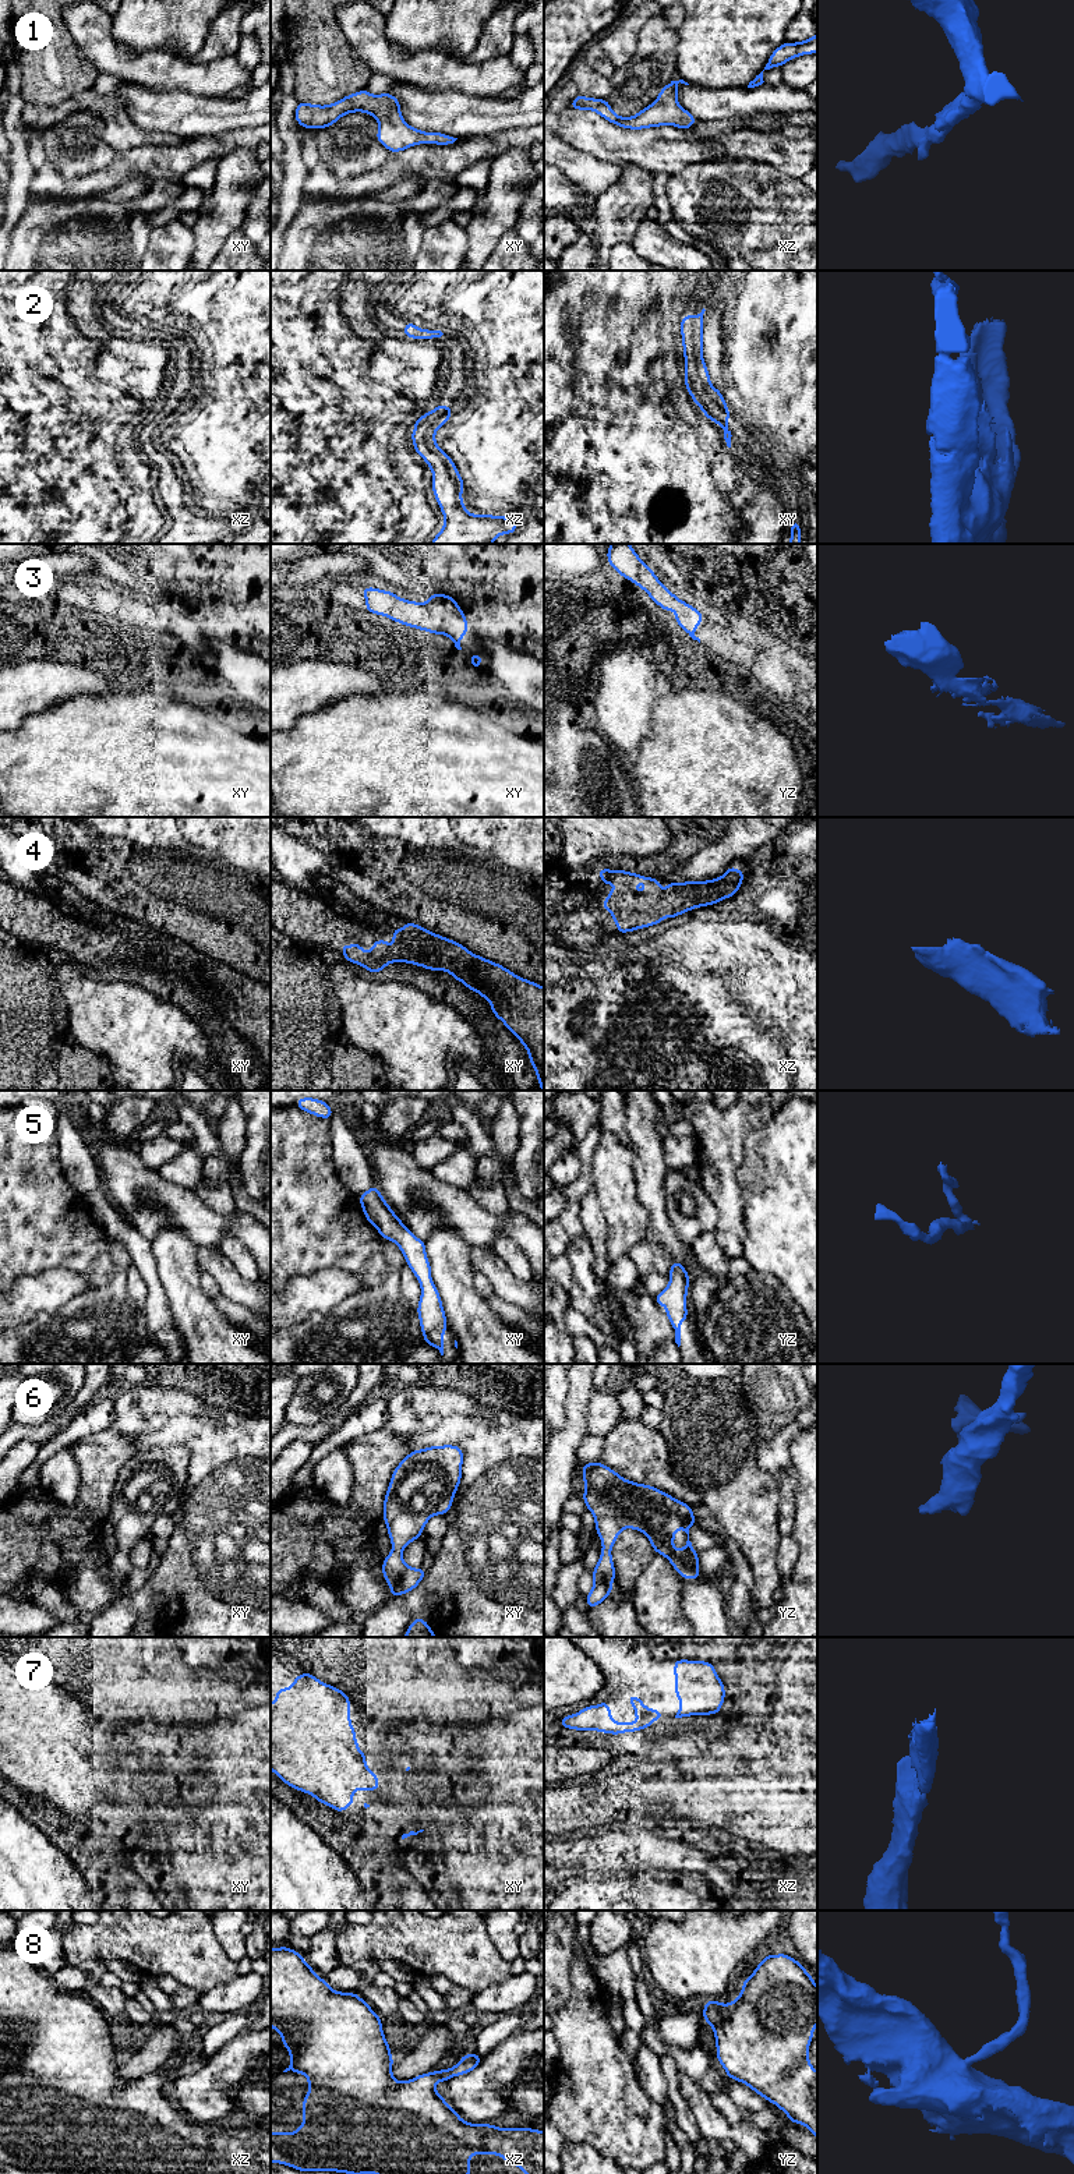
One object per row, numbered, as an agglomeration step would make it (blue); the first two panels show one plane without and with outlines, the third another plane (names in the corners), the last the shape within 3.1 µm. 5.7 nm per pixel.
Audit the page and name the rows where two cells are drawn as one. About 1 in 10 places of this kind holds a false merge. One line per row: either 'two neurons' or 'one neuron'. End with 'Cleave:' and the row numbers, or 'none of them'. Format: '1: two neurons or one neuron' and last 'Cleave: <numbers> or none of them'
1: one neuron
2: one neuron
3: one neuron
4: one neuron
5: one neuron
6: one neuron
7: one neuron
8: one neuron
Cleave: none of them

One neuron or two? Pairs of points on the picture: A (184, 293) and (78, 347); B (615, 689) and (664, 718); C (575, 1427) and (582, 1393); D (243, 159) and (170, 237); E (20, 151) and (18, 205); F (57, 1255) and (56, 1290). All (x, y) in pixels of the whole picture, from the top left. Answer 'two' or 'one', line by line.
A: two
B: two
C: one
D: two
E: one
F: two

